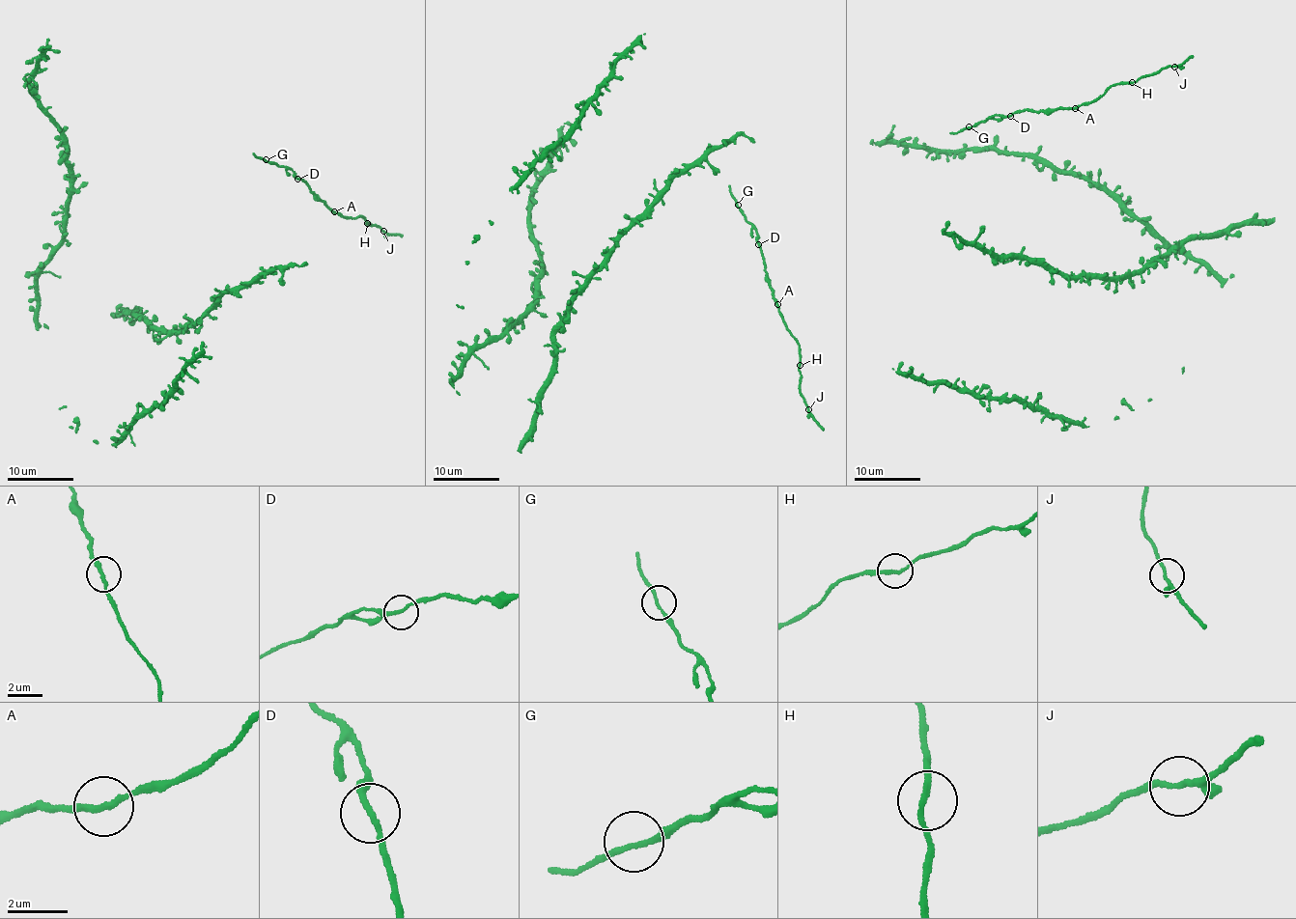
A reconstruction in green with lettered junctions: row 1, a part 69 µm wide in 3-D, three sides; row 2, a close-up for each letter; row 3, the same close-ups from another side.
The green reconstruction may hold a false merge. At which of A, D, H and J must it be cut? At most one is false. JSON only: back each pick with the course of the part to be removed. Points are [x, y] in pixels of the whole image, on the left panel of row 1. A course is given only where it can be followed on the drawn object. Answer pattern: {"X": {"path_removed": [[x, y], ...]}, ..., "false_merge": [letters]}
{"false_merge": []}

